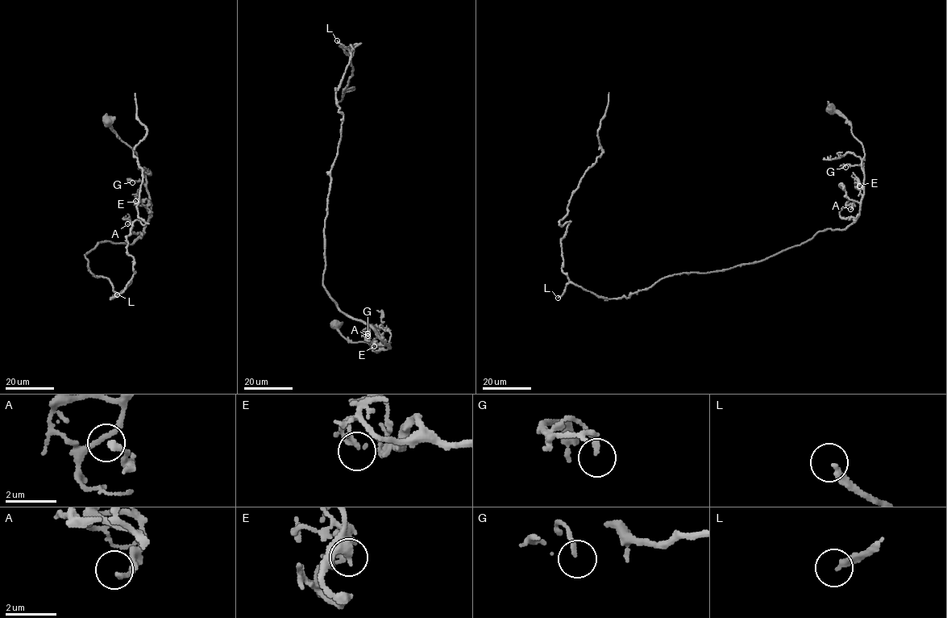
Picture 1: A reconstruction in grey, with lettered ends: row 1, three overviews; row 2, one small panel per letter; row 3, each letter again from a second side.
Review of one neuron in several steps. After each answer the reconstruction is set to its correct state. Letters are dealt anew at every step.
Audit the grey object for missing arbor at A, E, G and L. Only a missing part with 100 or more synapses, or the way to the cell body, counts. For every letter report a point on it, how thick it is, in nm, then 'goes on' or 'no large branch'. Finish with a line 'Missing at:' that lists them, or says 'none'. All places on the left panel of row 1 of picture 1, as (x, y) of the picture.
A: at (127, 223); 200 nm thick; no large branch
E: at (135, 201); 190 nm thick; no large branch
G: at (132, 182); 150 nm thick; no large branch
L: at (117, 294); 240 nm thick; goes on
Missing at: L

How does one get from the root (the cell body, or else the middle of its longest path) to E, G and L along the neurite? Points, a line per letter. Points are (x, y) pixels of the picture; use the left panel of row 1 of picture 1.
E: (108, 122), (137, 155), (146, 181), (151, 211), (149, 213), (144, 206), (137, 205), (135, 201)
G: (108, 122), (137, 155), (146, 184), (127, 180), (130, 178), (132, 182)
L: (108, 122), (137, 155), (151, 205), (131, 244), (85, 254), (110, 298), (130, 281), (117, 294)

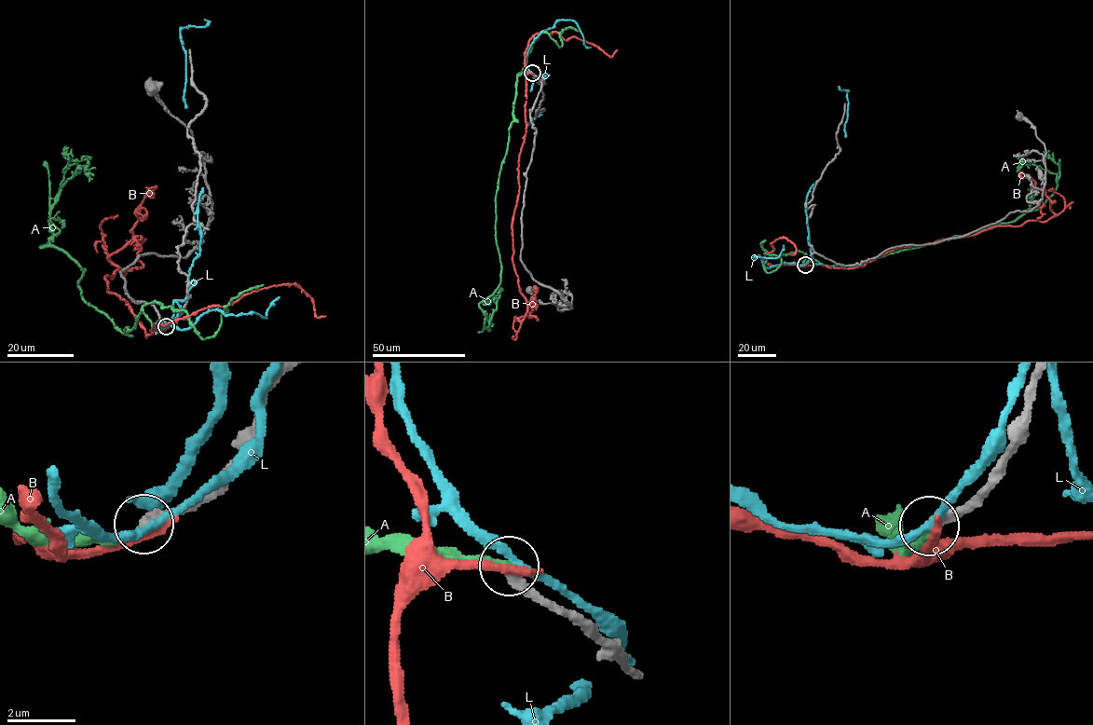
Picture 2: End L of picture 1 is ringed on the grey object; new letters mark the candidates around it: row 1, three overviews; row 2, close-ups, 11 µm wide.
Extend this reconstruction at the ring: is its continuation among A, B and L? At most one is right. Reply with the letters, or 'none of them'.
none of them

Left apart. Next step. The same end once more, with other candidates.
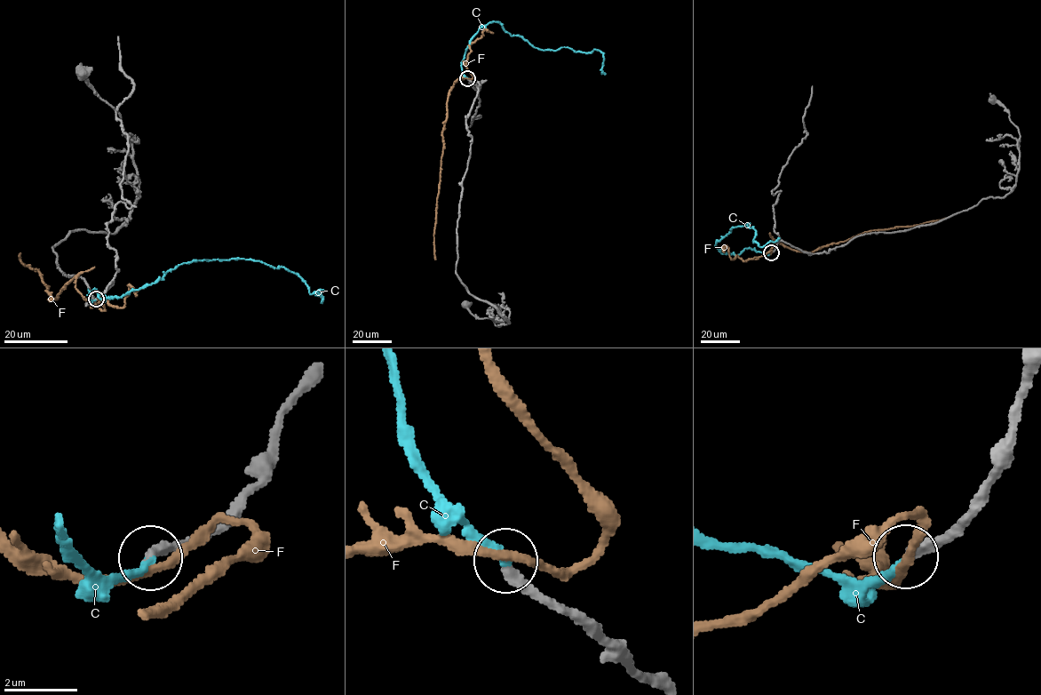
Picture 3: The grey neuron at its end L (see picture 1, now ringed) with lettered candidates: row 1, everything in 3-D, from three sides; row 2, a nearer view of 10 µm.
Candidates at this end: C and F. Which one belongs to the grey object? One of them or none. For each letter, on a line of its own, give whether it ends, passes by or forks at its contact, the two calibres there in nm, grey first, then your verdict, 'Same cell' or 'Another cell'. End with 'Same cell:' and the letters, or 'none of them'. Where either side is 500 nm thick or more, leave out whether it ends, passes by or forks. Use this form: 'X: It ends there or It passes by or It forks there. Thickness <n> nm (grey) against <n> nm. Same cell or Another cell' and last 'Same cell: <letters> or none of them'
C: It ends there. Thickness 320 nm (grey) against 200 nm. Same cell
F: It passes by. Thickness 280 nm (grey) against 220 nm. Another cell
Same cell: C

